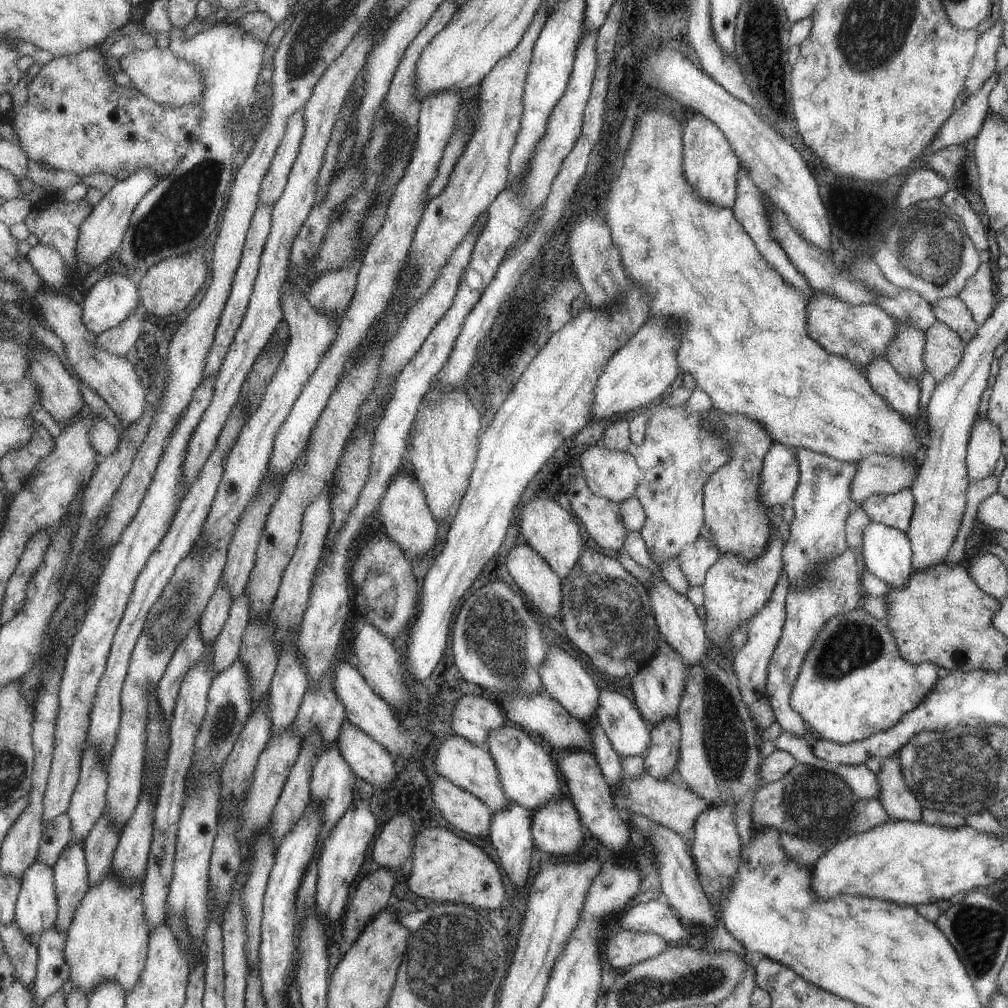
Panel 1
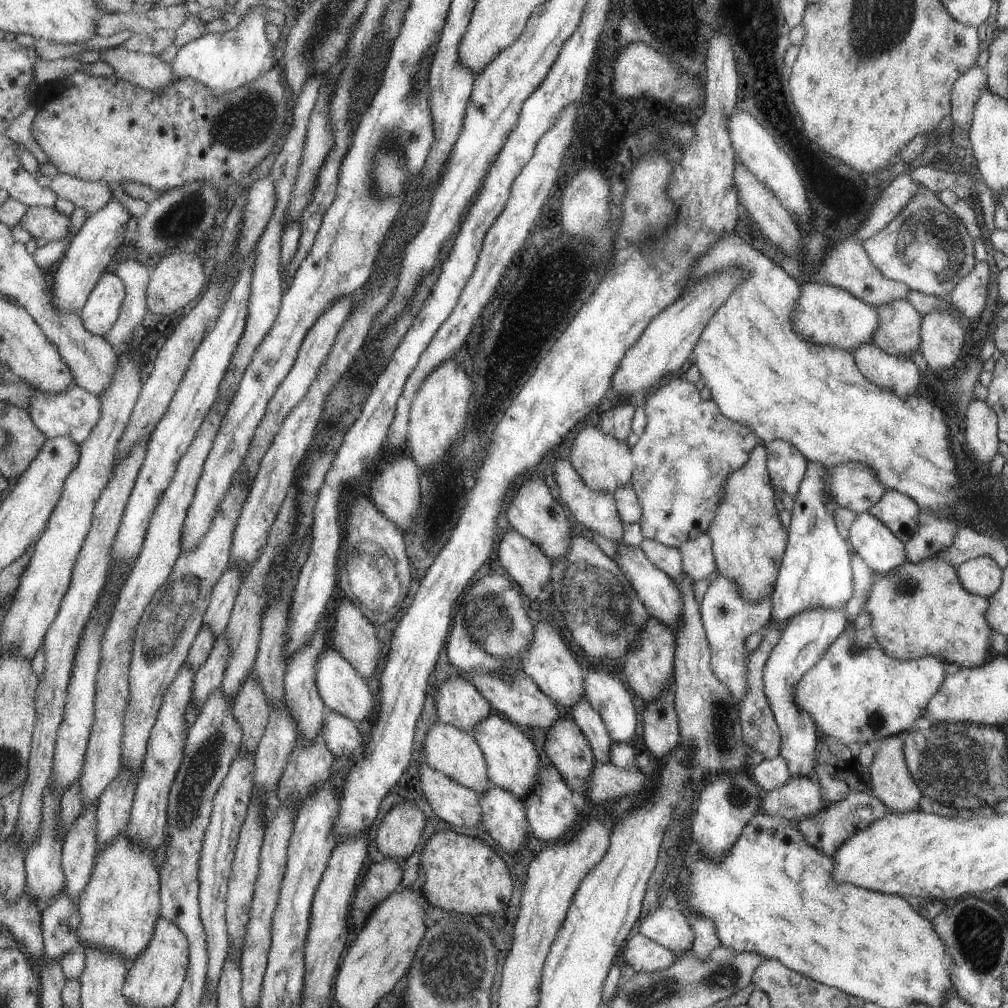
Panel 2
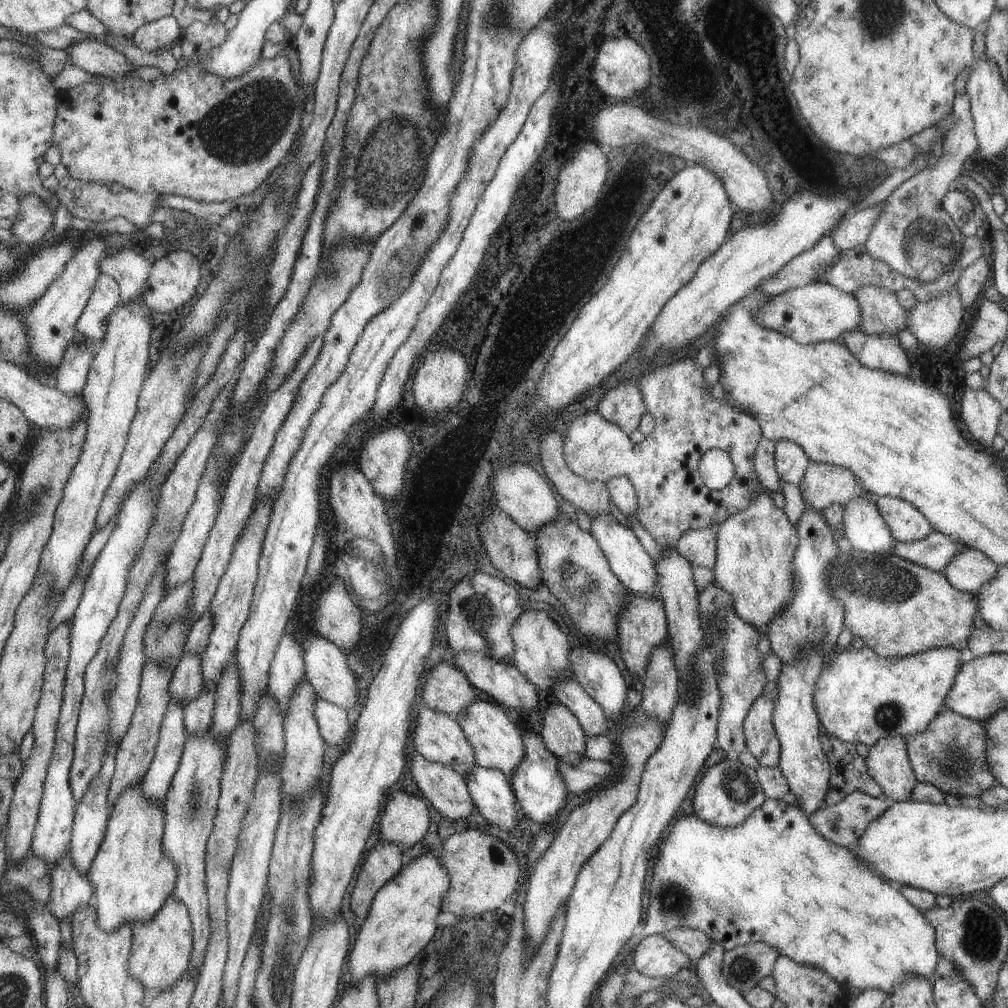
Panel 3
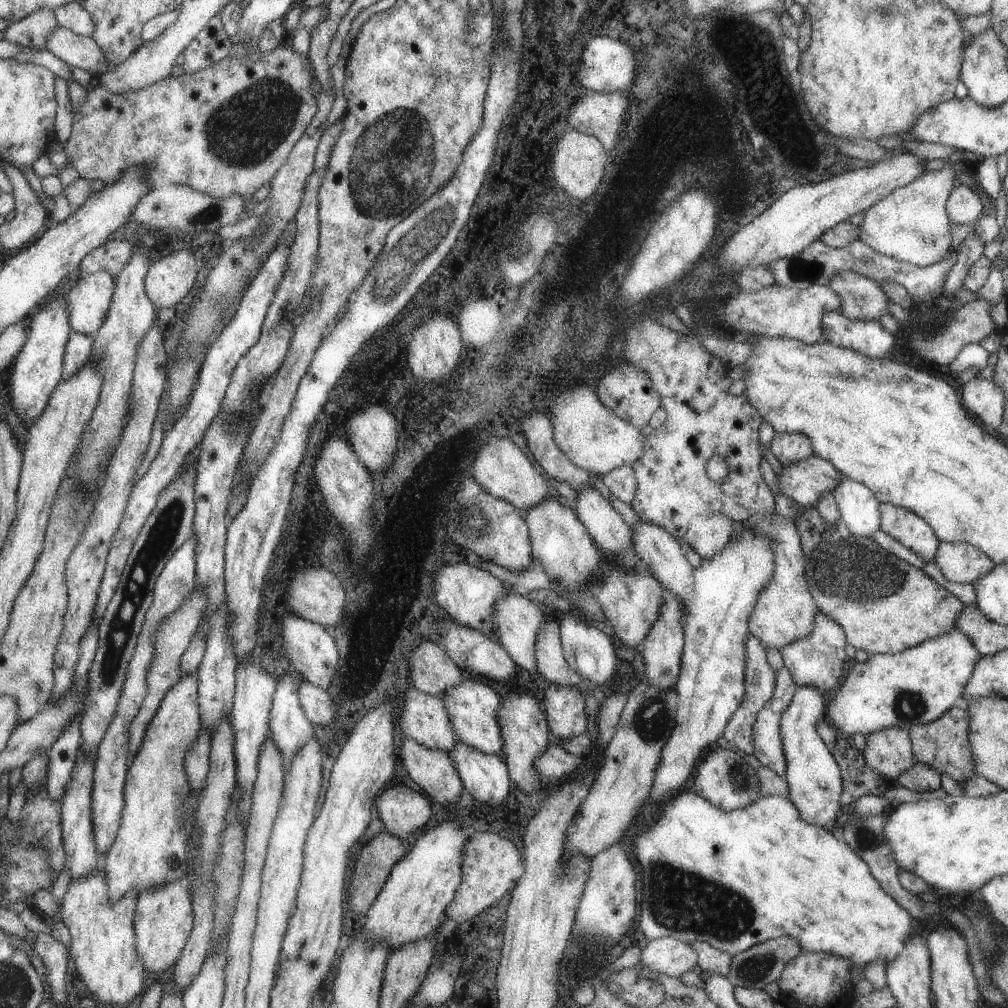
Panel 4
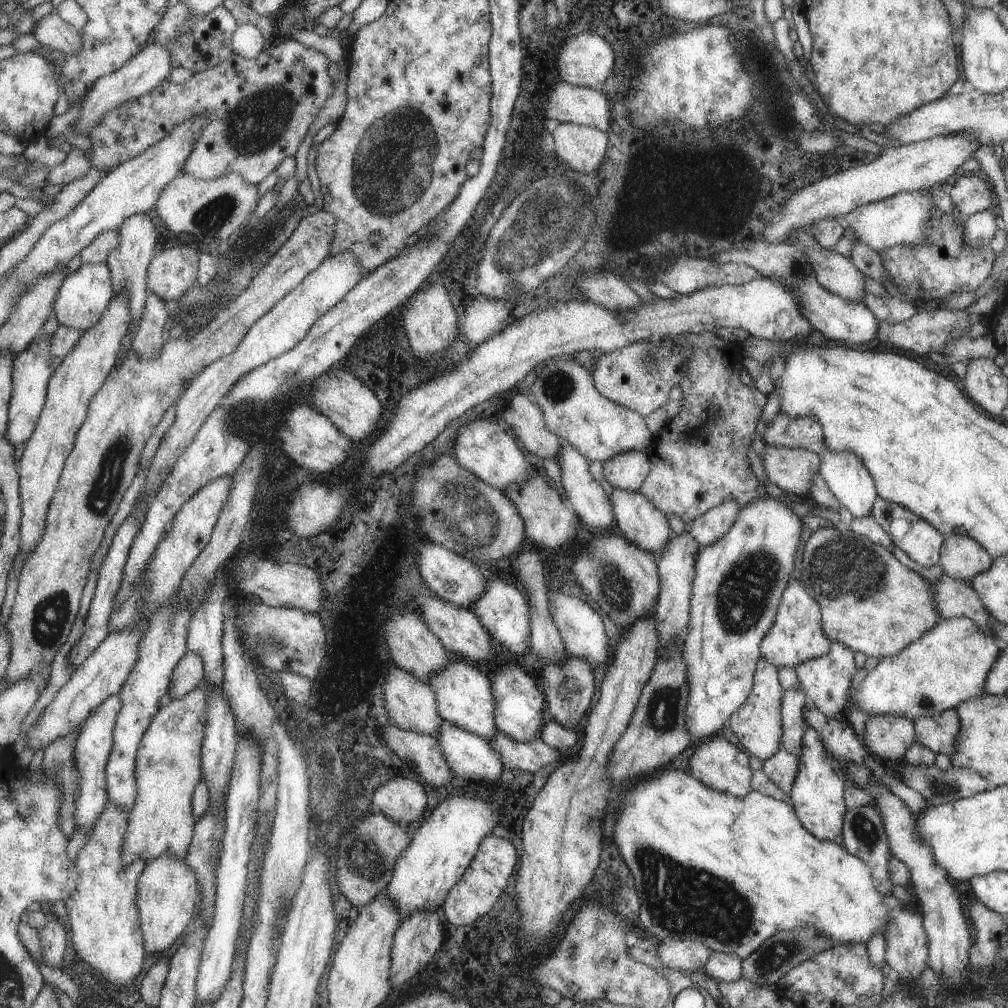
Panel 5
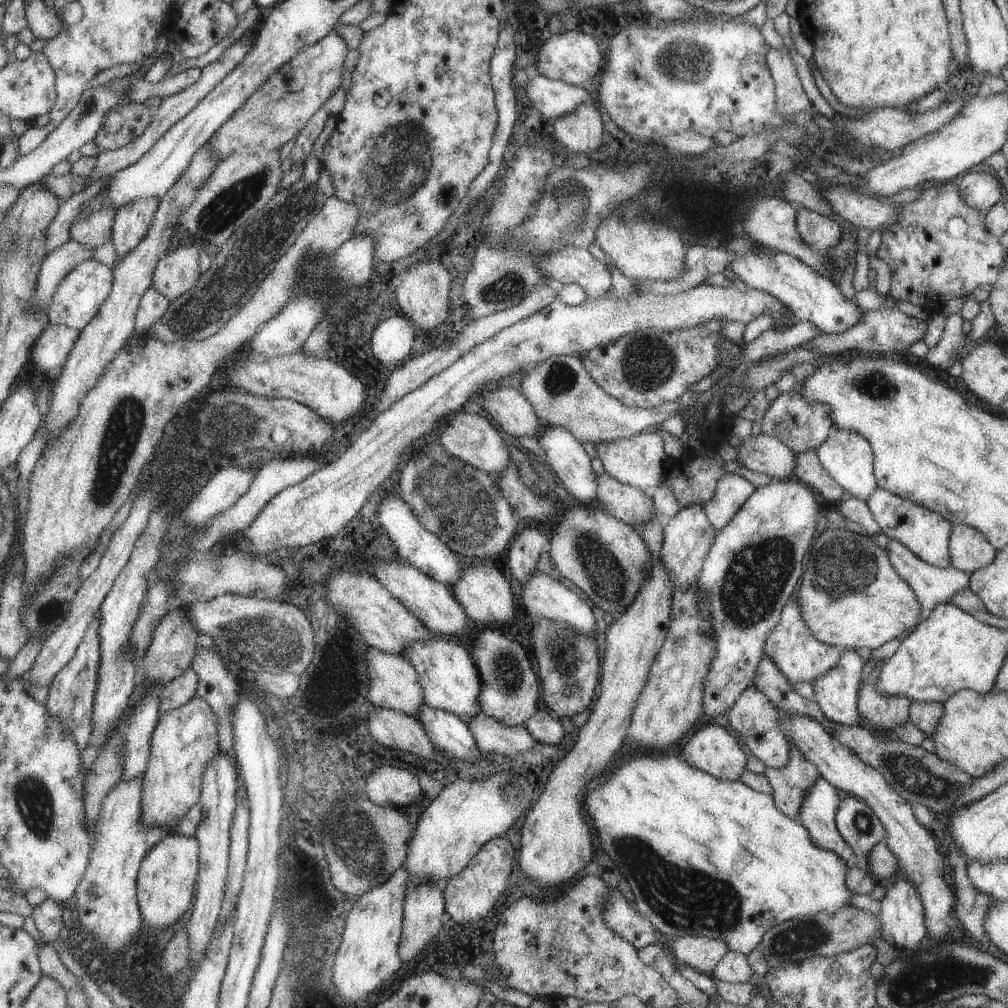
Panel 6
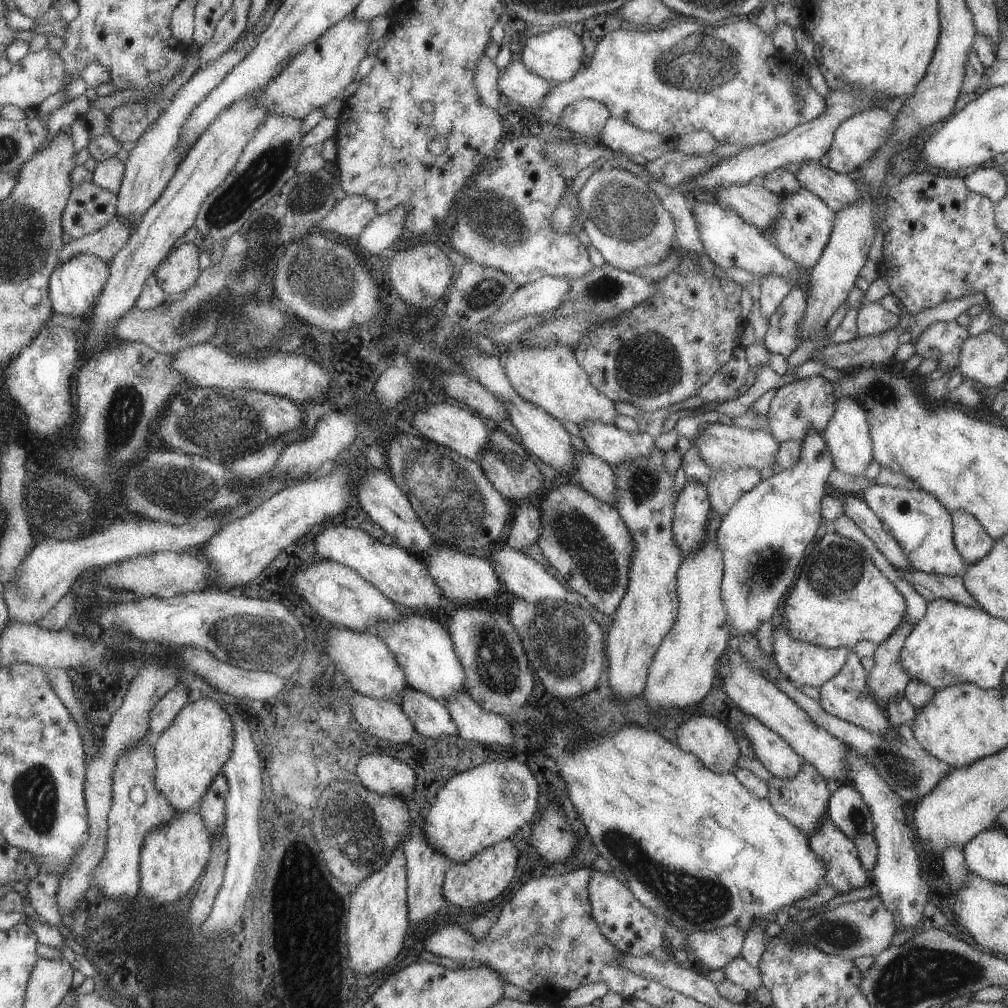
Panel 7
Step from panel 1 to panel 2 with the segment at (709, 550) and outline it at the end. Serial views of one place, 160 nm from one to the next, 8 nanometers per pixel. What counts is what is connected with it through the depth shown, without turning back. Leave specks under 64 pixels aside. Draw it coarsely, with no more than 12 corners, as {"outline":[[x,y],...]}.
{"outline":[[706,532],[681,543],[682,572],[693,582],[716,570]]}

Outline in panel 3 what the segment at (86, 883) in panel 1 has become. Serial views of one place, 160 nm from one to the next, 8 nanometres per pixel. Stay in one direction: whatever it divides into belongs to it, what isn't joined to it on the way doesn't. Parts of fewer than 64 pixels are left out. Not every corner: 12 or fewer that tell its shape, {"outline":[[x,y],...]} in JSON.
{"outline":[[119,744],[77,803],[70,850],[89,874],[110,824]]}

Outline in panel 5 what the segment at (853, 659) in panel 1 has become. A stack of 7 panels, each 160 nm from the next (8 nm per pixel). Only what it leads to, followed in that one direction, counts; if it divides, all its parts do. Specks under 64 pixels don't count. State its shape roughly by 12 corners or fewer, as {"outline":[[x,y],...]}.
{"outline":[[940,619],[878,659],[853,704],[912,721],[984,694],[1001,644]]}

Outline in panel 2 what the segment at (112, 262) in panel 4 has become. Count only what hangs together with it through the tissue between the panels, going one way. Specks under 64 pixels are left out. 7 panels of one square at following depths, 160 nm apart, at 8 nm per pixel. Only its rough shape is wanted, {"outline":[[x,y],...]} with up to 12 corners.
{"outline":[[141,257],[115,265],[127,296],[105,337],[121,346],[148,314],[153,268]]}

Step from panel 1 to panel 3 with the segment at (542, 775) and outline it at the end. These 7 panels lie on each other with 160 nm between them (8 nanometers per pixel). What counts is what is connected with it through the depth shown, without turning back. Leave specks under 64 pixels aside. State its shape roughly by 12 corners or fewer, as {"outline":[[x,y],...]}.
{"outline":[[479,696],[454,717],[474,764],[503,771],[525,745],[509,716]]}

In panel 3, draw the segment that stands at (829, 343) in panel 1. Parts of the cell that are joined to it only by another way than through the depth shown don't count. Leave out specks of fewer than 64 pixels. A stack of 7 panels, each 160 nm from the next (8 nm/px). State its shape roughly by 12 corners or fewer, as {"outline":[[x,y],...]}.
{"outline":[[823,281],[753,312],[799,344],[839,341],[859,324],[855,297]]}

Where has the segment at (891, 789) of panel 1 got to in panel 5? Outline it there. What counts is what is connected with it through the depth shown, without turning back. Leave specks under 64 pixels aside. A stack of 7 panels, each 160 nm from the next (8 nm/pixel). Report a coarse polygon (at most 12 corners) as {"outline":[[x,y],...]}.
{"outline":[[867,716],[861,739],[873,758],[902,760],[914,721]]}

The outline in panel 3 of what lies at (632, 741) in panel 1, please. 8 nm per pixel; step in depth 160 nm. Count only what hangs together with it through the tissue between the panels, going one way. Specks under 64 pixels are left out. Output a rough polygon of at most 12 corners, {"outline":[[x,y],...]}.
{"outline":[[571,648],[570,671],[607,717],[627,688],[611,657]]}

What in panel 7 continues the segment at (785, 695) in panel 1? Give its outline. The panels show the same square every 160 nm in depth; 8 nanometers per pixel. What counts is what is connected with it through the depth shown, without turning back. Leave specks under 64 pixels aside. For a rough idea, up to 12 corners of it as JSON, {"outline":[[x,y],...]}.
{"outline":[[827,814],[808,840],[837,894],[867,884],[856,845]]}

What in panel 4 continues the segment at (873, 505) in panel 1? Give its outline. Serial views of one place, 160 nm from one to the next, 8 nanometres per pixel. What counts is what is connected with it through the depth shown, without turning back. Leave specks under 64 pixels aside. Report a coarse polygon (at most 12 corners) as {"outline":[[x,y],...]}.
{"outline":[[878,503],[880,529],[924,561],[938,537],[914,512]]}

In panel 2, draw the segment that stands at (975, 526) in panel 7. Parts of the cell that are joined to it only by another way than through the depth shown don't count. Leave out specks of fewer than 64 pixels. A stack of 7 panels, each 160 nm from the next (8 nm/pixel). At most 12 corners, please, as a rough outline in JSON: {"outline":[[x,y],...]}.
{"outline":[[990,556],[967,559],[954,569],[972,595],[990,597],[1002,569]]}

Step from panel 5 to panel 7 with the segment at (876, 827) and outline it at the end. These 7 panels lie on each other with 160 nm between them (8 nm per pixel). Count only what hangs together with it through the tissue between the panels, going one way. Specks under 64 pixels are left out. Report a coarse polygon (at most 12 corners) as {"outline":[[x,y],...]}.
{"outline":[[847,782],[828,798],[826,814],[850,838],[871,833],[868,805]]}

